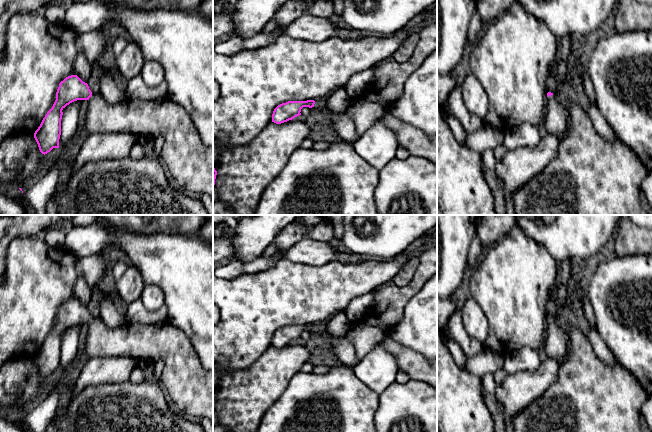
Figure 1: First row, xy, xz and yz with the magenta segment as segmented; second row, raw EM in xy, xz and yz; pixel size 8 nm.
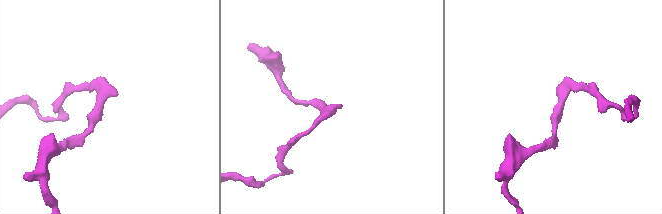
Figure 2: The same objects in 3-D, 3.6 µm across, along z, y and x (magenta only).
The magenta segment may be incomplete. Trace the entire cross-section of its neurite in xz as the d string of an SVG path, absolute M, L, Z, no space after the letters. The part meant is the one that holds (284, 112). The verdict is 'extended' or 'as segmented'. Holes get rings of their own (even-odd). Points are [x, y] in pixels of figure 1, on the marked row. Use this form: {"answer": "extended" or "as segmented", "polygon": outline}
{"answer": "extended", "polygon": "M326 100L288 101L278 105L272 114L272 122L281 124L301 115L303 107L314 108L320 111L331 111L327 107Z"}

